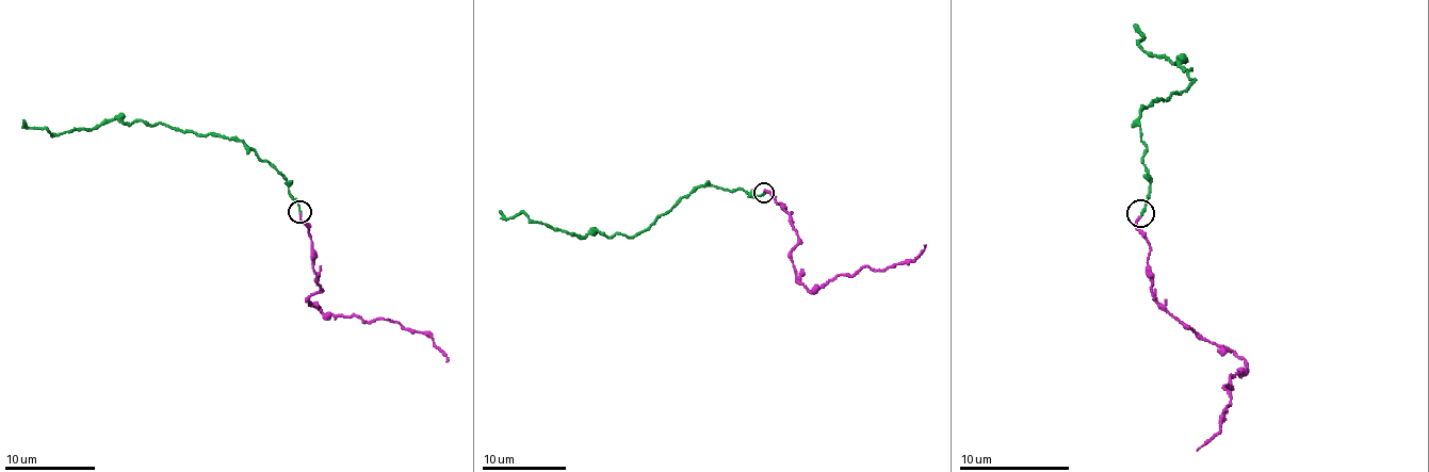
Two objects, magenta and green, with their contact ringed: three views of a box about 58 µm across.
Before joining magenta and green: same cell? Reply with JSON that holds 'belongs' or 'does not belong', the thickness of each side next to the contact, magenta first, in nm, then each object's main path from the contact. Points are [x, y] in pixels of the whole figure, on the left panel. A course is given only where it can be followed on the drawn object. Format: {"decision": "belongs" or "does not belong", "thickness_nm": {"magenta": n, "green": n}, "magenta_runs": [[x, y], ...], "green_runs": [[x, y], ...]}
{"decision": "belongs", "thickness_nm": {"magenta": 140, "green": 150}, "magenta_runs": [[301, 211], [321, 287], [308, 300], [320, 312], [382, 319], [423, 331], [449, 361]], "green_runs": [[301, 211], [288, 180], [241, 140], [122, 121], [52, 134], [22, 119]]}

